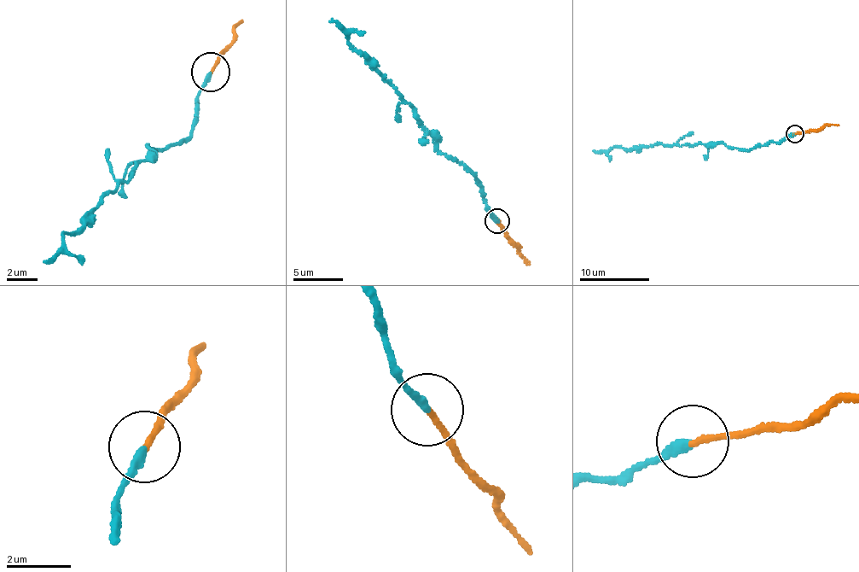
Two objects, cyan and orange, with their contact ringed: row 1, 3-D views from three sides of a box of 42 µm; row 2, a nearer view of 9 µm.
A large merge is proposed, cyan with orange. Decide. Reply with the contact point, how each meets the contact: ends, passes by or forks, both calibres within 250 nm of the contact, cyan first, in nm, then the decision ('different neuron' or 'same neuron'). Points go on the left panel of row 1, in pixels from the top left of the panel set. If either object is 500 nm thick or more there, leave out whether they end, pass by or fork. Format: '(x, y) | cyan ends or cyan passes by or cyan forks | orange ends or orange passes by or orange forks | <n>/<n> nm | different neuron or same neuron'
(211, 72) | cyan ends | orange ends | 280/180 nm | different neuron

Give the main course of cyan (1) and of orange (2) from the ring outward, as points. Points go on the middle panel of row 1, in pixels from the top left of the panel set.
1: (497, 221), (488, 209), (484, 193), (473, 175), (438, 148), (438, 139), (348, 42), (348, 34), (330, 21)
2: (497, 221), (506, 236), (529, 265)

